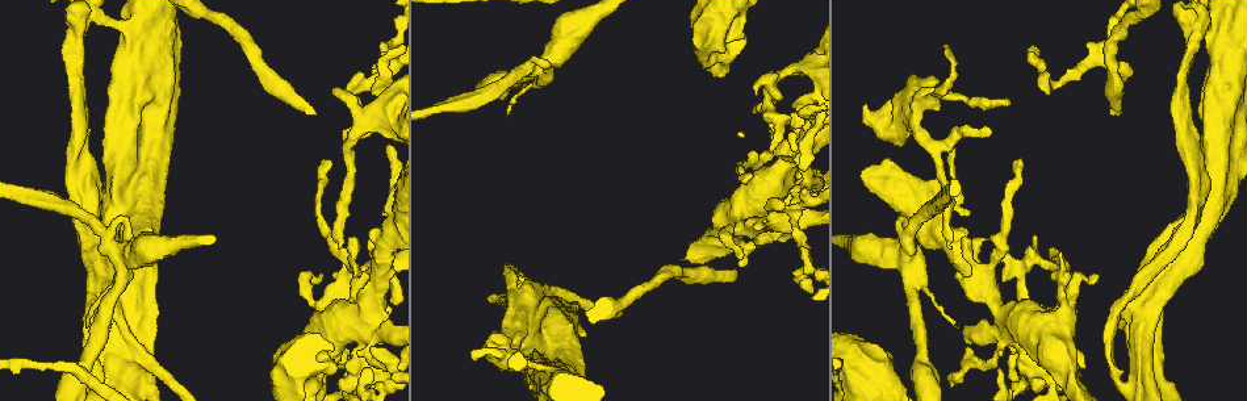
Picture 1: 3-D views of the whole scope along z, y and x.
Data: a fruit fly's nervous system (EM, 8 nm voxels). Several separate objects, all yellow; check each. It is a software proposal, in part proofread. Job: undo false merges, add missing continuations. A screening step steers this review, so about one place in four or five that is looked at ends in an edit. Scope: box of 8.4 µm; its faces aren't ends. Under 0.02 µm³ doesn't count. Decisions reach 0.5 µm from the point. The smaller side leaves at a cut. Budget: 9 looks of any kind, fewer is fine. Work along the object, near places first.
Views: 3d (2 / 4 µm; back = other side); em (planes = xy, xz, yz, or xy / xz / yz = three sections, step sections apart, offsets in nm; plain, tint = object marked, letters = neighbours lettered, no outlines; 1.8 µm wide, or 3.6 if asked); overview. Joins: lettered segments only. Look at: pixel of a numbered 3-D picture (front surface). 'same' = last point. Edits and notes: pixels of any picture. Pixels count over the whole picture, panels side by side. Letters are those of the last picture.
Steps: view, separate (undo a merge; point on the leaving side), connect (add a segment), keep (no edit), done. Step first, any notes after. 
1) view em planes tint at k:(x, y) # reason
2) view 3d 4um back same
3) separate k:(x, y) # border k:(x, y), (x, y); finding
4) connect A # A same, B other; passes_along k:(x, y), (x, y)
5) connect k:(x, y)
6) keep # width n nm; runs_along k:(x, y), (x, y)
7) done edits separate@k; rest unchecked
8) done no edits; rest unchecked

view 3d 4um at 1:(951, 249) # branch stops here

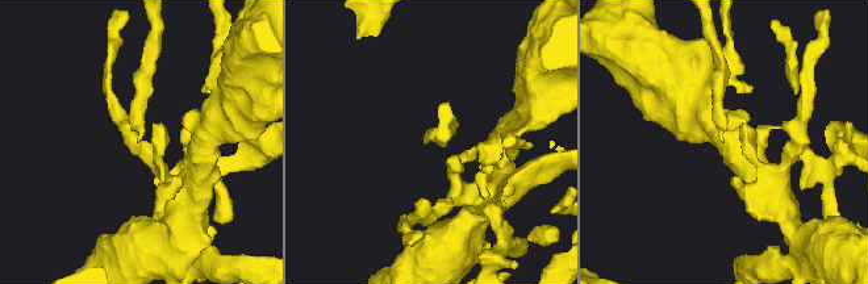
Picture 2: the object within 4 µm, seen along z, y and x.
view em 3.6um xz step 4 letters at 2:(139, 140) # now the EM

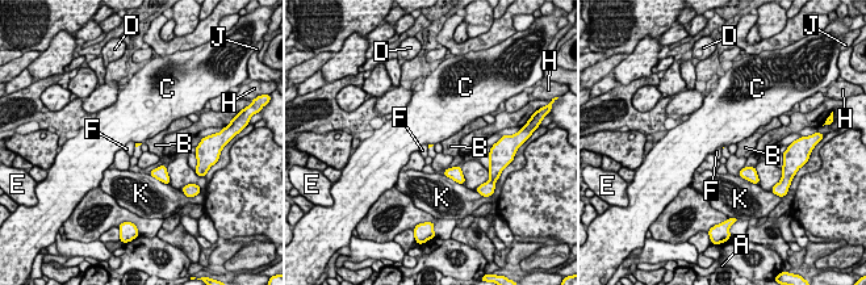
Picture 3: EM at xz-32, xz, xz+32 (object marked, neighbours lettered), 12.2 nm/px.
view em 3.6um planes letters same

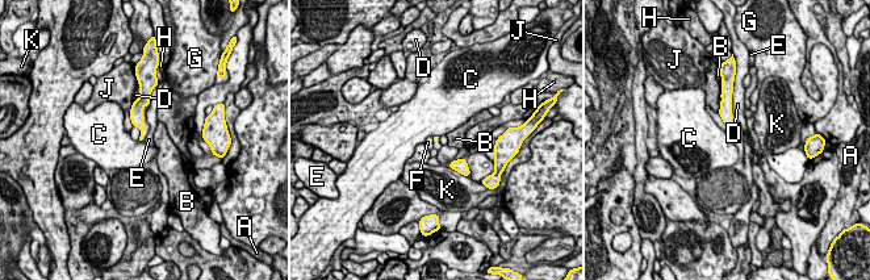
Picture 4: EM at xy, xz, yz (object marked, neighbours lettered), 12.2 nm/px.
keep # longest_contact J 300 nm; A other, B other, C other, D other, E other, F other, G other, H other, J other, K other; none of them fits

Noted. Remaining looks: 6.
view em planes letters at 1:(770, 152) # an open end

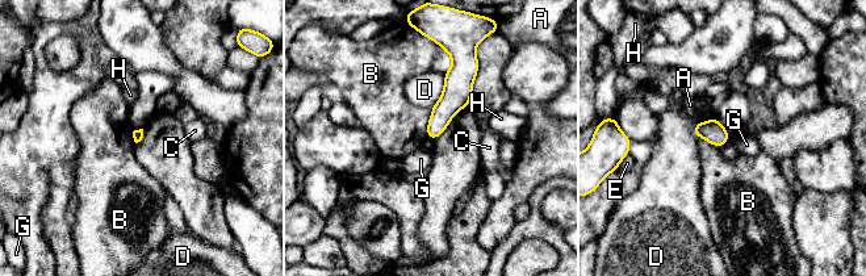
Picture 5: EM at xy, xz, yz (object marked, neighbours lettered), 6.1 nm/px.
keep # A other, B other, C other, D other, E other, G other, H other; runs_along 5:(459, 63), (457, 93), (430, 134); none of them fits

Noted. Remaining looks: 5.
view em 3.6um xy step 4 plain at 1:(782, 187) # abrupt turn

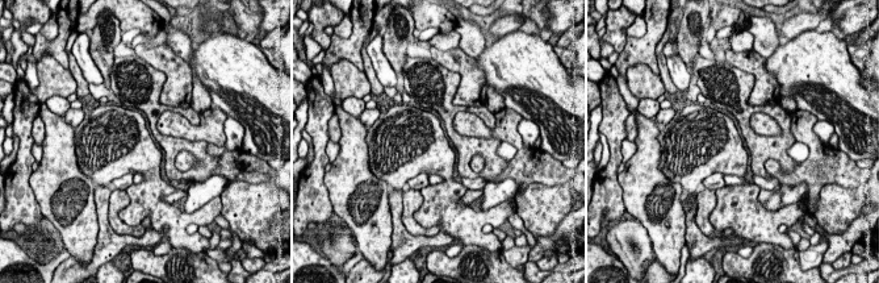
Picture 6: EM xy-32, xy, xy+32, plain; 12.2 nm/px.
view em 3.6um xy step 4 letters same # see the neighbours

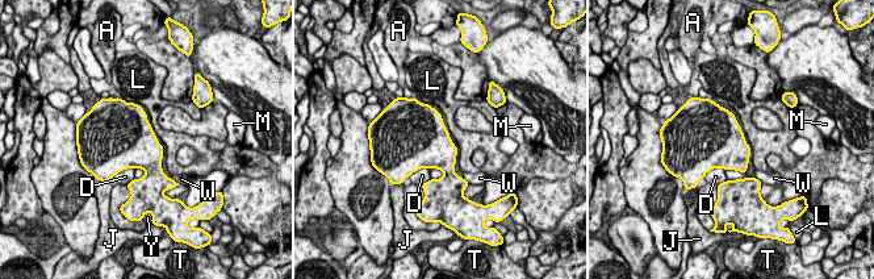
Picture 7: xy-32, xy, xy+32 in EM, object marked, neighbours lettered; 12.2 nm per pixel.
keep # longest_contact D 260 nm; A other, D other, J other, L other, M other, T other, W other, Y other; border 7:(124, 100), (139, 105); continuous, no second neuron

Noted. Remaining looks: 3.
view em planes letters at 1:(92, 232) # closes a loop

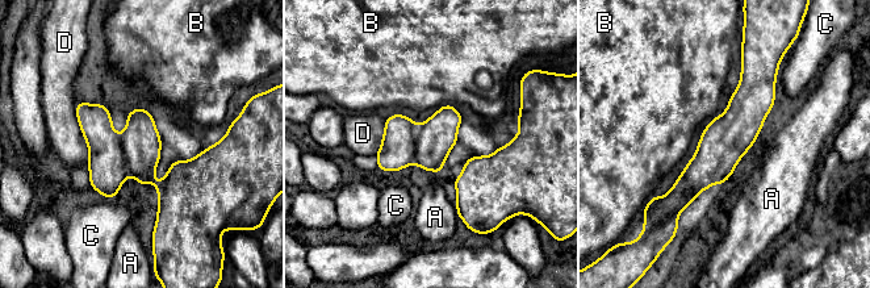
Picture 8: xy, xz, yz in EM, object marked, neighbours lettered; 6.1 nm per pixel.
keep # width 260 nm; A other, B other, C other, D other; runs_along 8:(745, 67), (747, 112), (680, 207); one neuron here

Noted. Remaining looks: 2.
done no edits; rest unchecked

